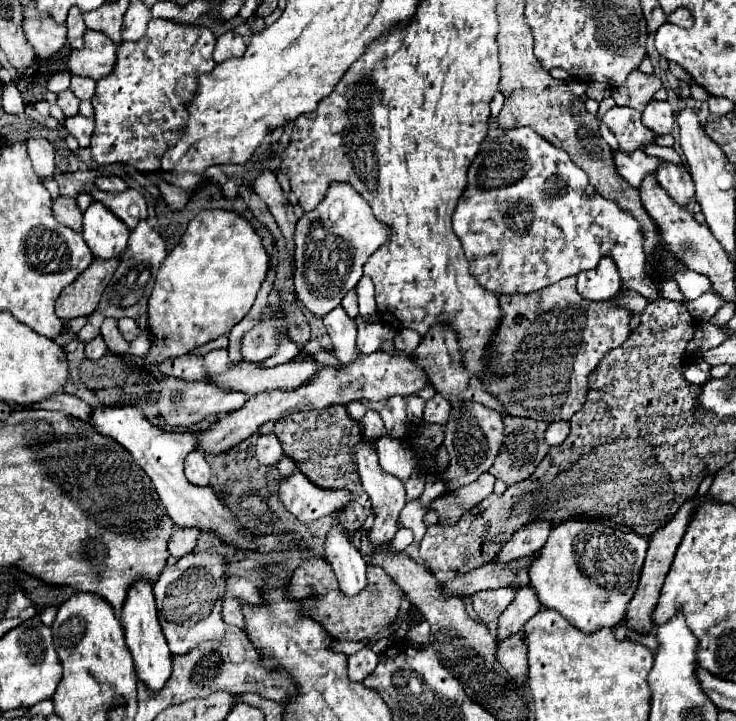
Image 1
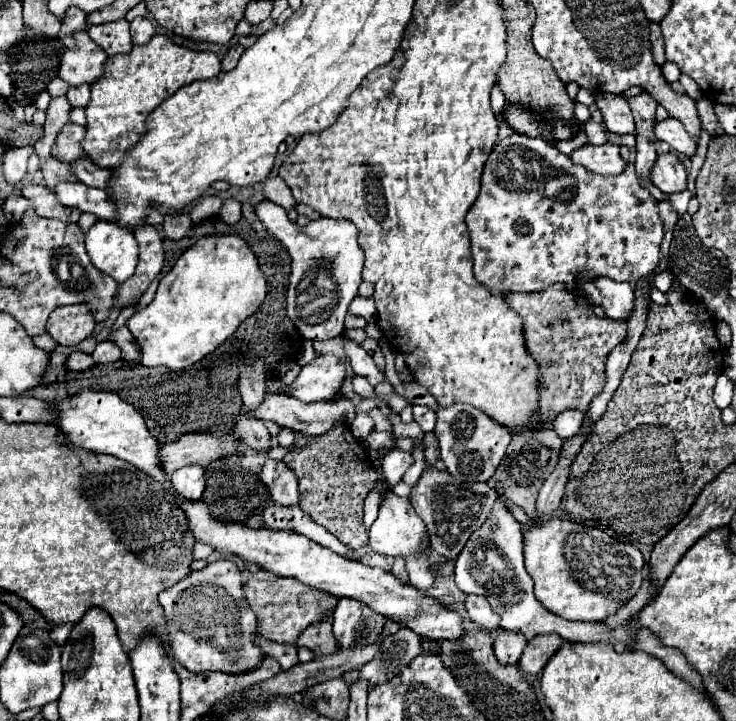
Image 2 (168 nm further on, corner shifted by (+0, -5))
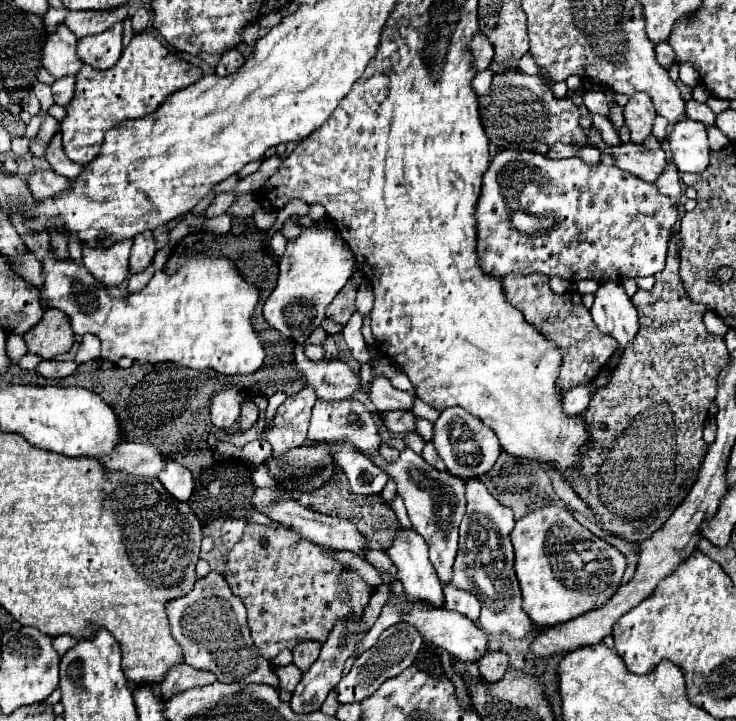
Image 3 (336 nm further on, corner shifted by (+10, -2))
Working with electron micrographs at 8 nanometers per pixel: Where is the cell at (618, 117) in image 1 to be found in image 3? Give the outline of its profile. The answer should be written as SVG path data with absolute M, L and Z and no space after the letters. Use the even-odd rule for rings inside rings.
M590 89L590 91L584 91L582 93L582 99L584 99L584 105L588 107L590 113L600 113L600 115L608 115L608 101L606 101L606 95L602 89Z

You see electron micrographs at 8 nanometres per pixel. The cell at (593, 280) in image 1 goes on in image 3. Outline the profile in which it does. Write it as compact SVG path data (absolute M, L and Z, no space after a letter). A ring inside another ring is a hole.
M614 281L600 285L590 313L596 327L614 337L620 349L626 349L640 329L636 307L628 299L624 287Z

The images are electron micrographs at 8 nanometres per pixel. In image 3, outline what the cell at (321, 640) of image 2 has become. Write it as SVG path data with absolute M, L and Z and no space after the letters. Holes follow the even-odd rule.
M304 641L304 643L296 645L292 655L294 655L292 663L296 667L300 667L302 671L308 671L312 667L312 661L316 661L316 657L320 655L320 645L316 641Z

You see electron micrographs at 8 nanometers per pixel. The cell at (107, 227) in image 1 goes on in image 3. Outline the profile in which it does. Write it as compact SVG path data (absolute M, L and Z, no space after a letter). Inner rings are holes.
M132 239L120 241L108 249L104 247L82 247L84 267L106 287L116 287L128 279L128 255Z

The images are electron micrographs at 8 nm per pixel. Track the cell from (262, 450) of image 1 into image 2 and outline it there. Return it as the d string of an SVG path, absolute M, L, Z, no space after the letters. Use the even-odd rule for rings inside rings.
M238 414L234 430L238 432L238 436L244 444L248 444L250 448L254 448L258 452L268 452L272 448L272 436L268 434L262 420L250 418L248 414Z

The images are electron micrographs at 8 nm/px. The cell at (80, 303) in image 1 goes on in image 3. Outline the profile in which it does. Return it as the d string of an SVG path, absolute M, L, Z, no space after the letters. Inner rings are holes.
M46 309L42 321L24 335L28 353L40 355L42 359L54 359L60 353L70 351L74 333L68 317L58 309Z

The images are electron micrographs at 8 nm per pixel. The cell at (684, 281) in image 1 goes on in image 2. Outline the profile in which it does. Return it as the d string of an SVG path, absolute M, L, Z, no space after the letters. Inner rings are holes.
M668 270L660 272L660 274L654 276L654 280L652 280L654 288L658 288L658 290L662 290L662 292L668 292L670 288L674 288L674 282L676 282L676 276L674 276L672 272L668 272Z

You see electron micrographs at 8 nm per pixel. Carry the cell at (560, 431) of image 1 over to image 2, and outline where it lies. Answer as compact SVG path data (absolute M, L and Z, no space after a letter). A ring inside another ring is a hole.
M566 410L566 412L562 412L562 414L552 422L552 426L554 426L556 434L558 434L562 440L568 440L570 436L574 436L574 434L580 430L582 422L584 422L582 412Z

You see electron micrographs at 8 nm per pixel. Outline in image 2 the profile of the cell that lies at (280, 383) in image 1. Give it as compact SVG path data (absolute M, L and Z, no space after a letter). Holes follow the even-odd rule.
M326 354L302 366L300 374L294 378L290 386L286 386L284 382L276 382L276 378L272 378L270 384L302 402L318 402L330 400L340 390L344 376L346 376L344 364L332 354Z

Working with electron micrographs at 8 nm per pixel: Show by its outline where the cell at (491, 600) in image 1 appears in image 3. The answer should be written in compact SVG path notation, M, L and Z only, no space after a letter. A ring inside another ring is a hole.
M446 583L444 585L444 597L446 597L446 603L444 603L446 609L458 611L458 613L462 613L464 617L468 617L472 621L478 619L478 615L480 615L480 603L478 603L478 599L472 593L456 589L454 585Z

